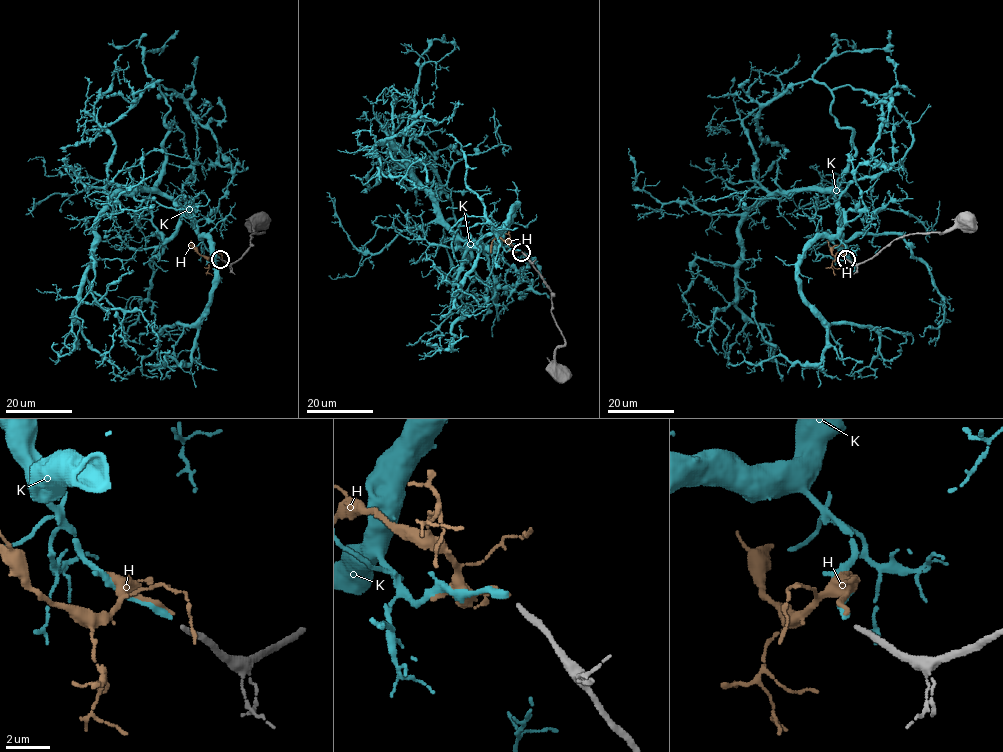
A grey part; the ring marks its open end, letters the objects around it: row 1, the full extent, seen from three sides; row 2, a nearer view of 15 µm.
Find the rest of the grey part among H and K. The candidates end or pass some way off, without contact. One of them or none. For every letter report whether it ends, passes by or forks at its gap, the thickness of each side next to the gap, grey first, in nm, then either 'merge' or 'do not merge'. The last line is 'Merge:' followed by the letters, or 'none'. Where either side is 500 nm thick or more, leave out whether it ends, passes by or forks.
H: it ends | 240/220 nm | do not merge
K: it ends | 240/320 nm | merge
Merge: K

